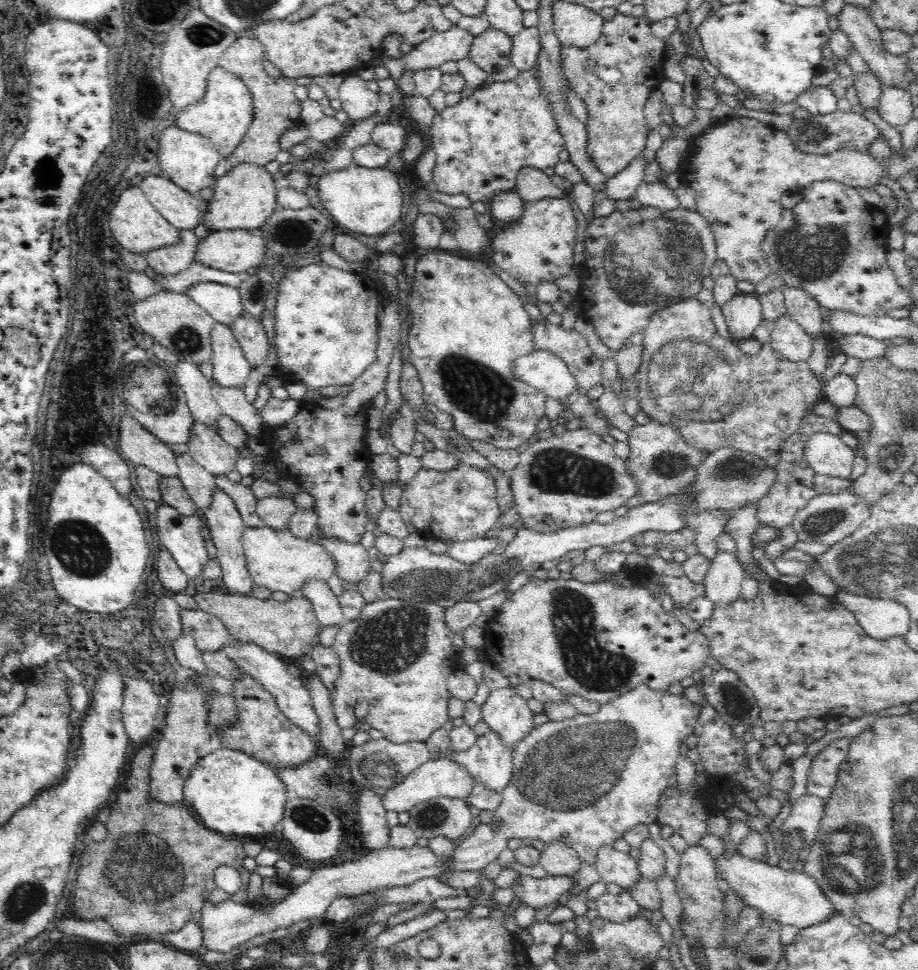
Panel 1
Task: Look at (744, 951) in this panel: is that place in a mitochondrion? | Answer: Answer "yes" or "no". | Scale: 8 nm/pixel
yes

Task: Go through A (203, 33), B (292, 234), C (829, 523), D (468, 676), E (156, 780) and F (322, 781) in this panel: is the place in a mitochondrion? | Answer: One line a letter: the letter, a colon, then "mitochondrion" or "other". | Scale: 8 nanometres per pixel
A: mitochondrion
B: mitochondrion
C: mitochondrion
D: other
E: other
F: mitochondrion

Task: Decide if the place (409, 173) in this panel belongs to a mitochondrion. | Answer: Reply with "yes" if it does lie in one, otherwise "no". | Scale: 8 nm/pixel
no

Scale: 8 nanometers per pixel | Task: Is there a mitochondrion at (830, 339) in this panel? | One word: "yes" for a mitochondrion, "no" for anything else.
no

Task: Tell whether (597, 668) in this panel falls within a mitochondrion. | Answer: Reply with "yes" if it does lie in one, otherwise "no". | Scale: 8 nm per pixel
yes

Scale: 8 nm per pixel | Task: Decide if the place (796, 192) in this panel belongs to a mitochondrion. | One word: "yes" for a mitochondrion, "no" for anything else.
no

